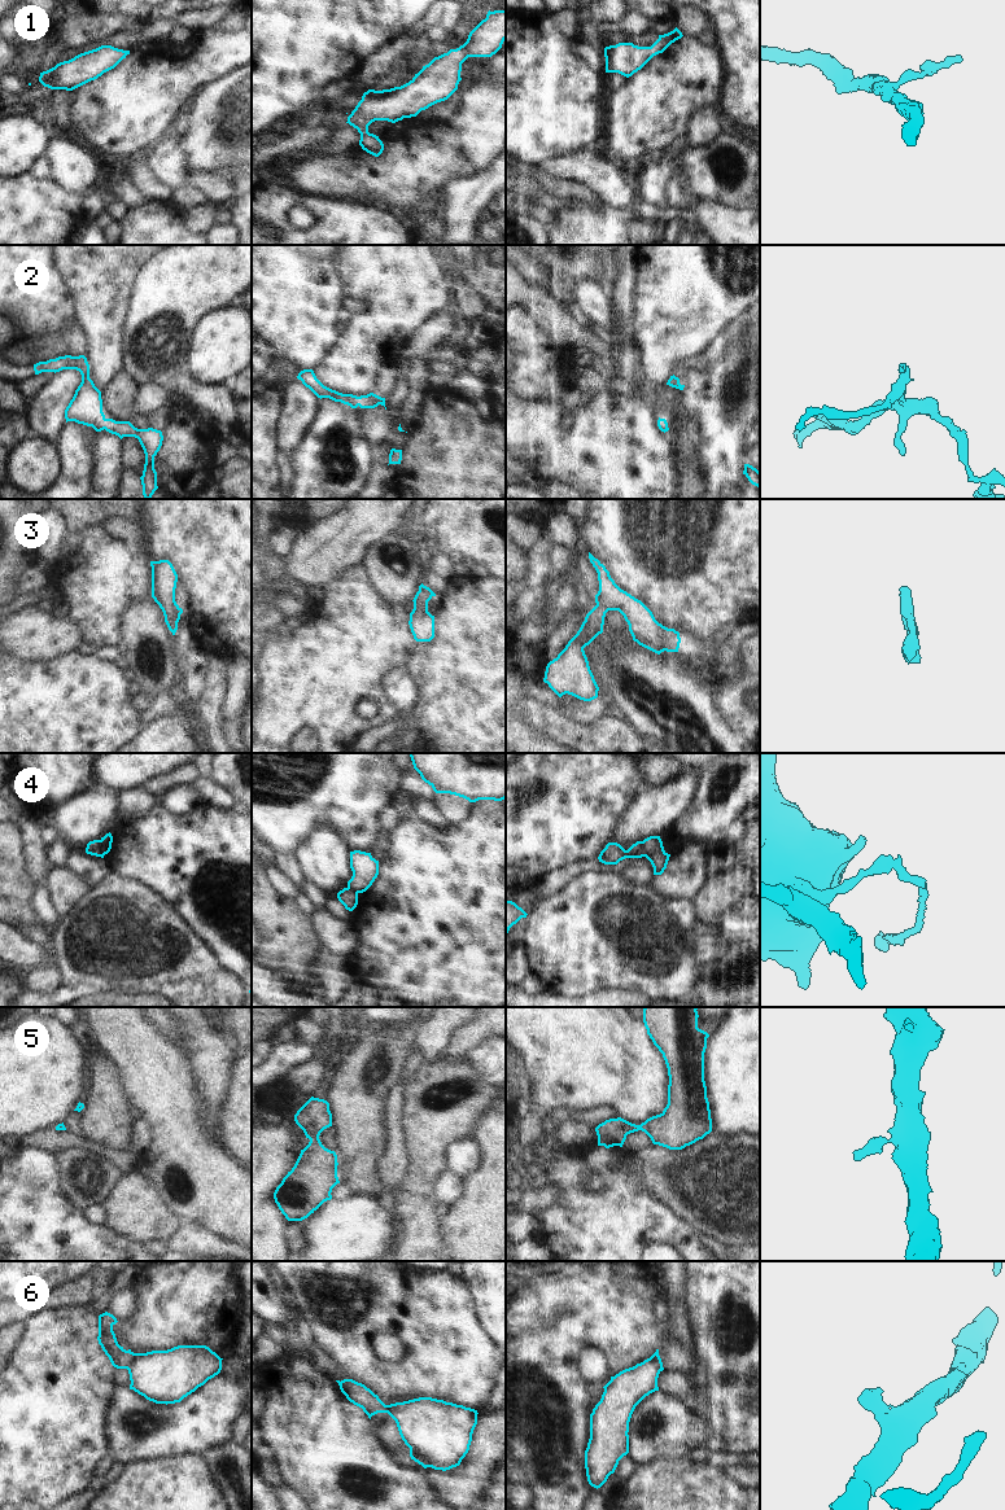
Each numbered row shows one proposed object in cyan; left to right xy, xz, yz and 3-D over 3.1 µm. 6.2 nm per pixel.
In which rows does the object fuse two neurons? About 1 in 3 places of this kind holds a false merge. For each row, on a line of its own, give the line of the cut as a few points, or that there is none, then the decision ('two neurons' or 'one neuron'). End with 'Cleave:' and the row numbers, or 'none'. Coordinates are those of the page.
1: no cut; one neuron
2: no cut; one neuron
3: no cut; one neuron
4: cut in xy along (100, 840), (95, 854); two neurons
5: no cut; one neuron
6: cut in xy along (138, 1353), (127, 1369); two neurons
Cleave: 4, 6

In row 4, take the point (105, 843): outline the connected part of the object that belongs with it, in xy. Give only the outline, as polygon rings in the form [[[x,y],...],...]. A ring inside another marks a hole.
[[[106,833],[101,840],[99,841],[99,849],[96,857],[104,858],[105,854],[108,854],[112,849],[113,836],[112,833]]]

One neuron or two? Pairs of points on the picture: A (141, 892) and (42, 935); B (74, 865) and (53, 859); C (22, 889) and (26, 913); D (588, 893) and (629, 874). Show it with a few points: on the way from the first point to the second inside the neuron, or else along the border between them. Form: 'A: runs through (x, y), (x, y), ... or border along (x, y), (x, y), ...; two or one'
A: border along (49, 932), (49, 942), (46, 946); two
B: border along (70, 853), (64, 866); two
C: runs through (22, 894), (22, 907); one
D: border along (621, 872), (634, 882), (651, 882); two

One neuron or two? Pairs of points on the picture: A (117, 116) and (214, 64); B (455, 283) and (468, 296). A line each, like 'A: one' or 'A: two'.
A: one
B: one

